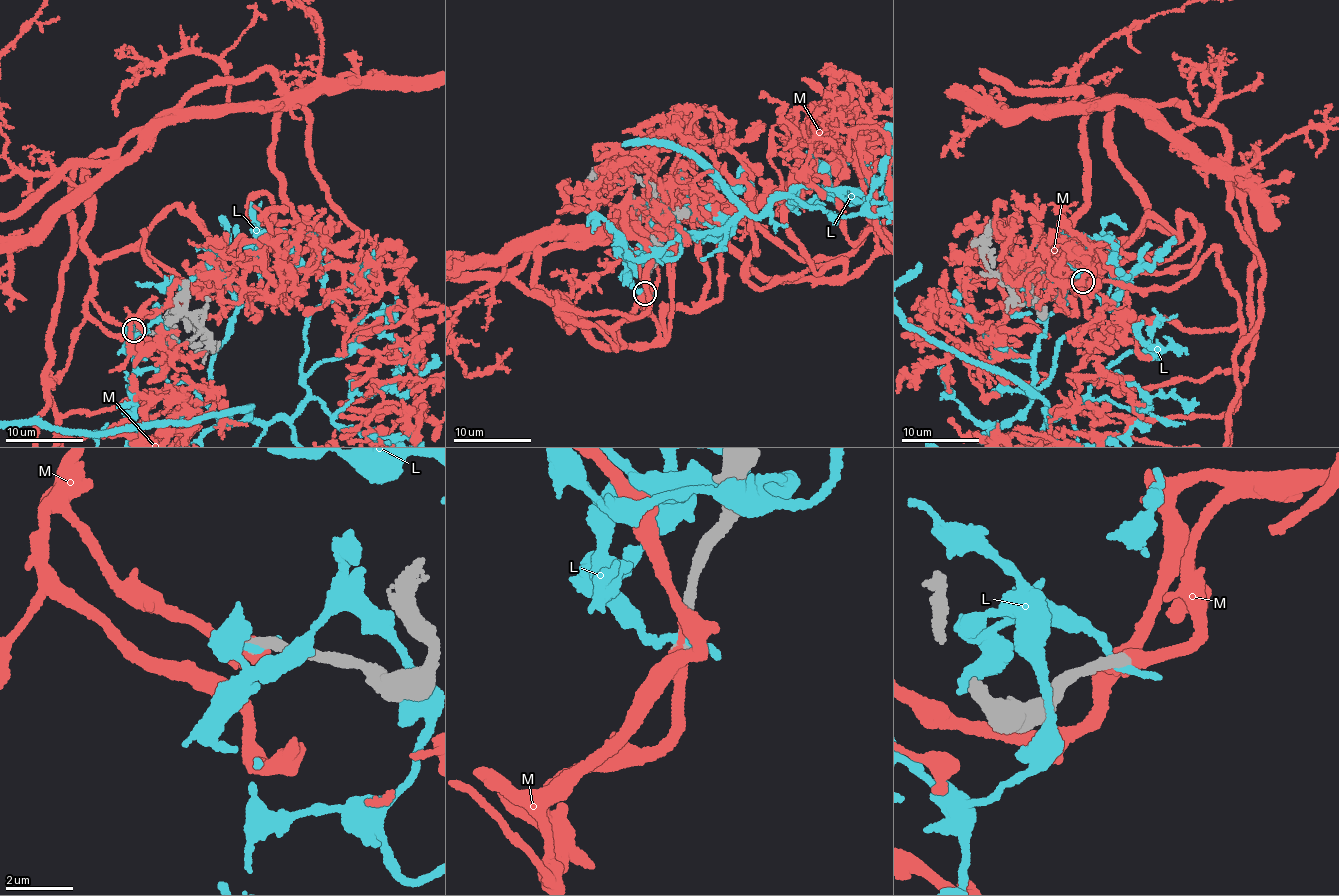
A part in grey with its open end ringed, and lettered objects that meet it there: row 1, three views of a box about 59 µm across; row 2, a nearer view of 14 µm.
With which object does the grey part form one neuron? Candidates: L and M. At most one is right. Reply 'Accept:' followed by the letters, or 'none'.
Accept: M

